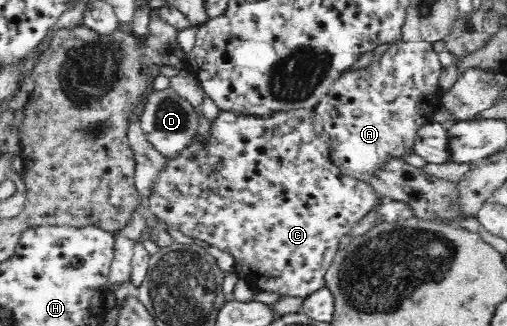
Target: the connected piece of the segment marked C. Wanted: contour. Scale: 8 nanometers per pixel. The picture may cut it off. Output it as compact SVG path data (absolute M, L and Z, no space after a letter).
M297 109L295 111L273 113L269 119L262 117L246 117L240 113L232 111L220 111L219 117L210 124L209 137L205 140L199 139L191 147L183 149L179 157L167 159L165 169L157 181L157 191L148 198L147 211L149 216L154 216L162 223L165 223L169 229L181 231L183 234L207 241L211 246L215 246L224 253L234 257L235 272L240 279L248 281L254 291L266 291L269 293L278 293L283 297L303 298L311 295L319 289L325 288L325 275L332 265L333 259L338 250L338 243L349 235L353 227L369 215L377 206L379 198L377 192L370 182L359 181L348 177L337 169L329 161L330 139L322 131L322 123L313 109Z

